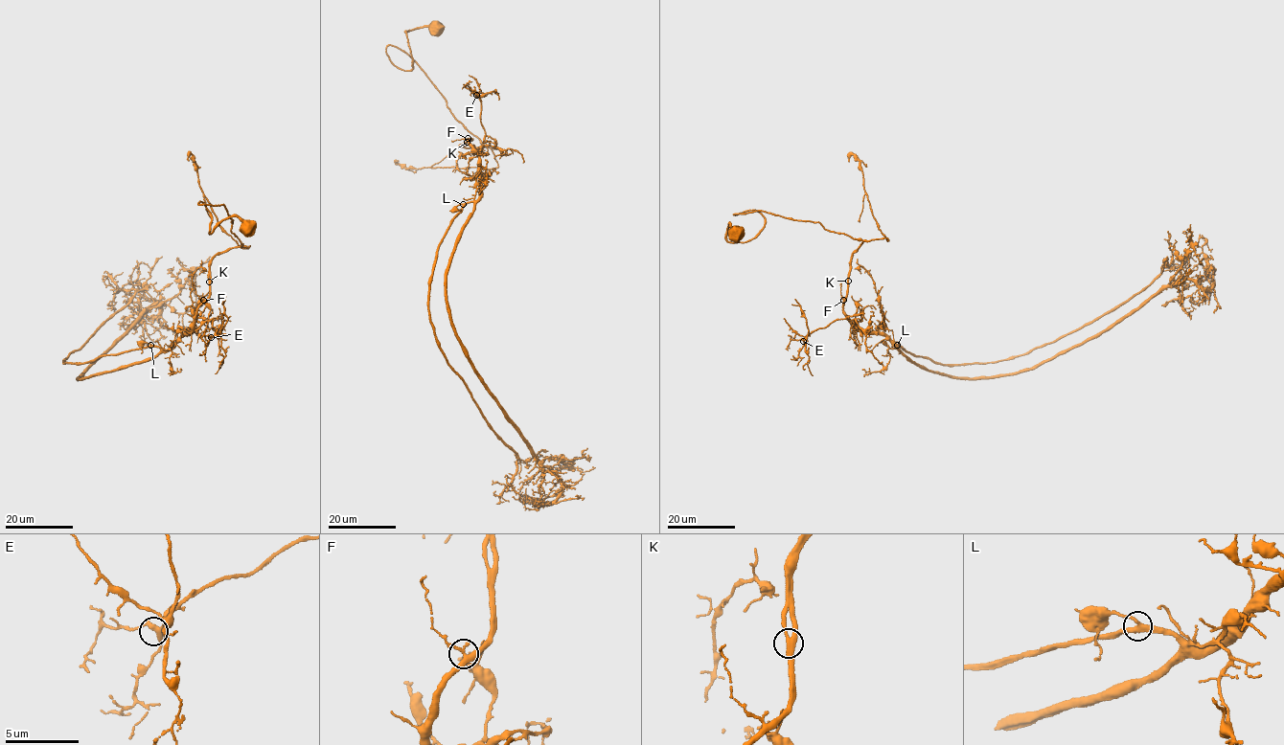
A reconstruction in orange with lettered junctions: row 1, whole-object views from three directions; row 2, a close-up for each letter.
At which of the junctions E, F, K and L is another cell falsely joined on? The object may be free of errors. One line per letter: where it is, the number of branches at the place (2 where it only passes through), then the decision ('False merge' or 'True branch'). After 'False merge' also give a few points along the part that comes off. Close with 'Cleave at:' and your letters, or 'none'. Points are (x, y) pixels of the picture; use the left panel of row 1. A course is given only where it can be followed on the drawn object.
E: Place: (211, 337). Branches: 3. True branch
F: Place: (203, 300). Branches: 3. True branch
K: Place: (209, 282). Branches: 3. True branch
L: Place: (150, 345). Branches: 3. True branch
Cleave at: none

